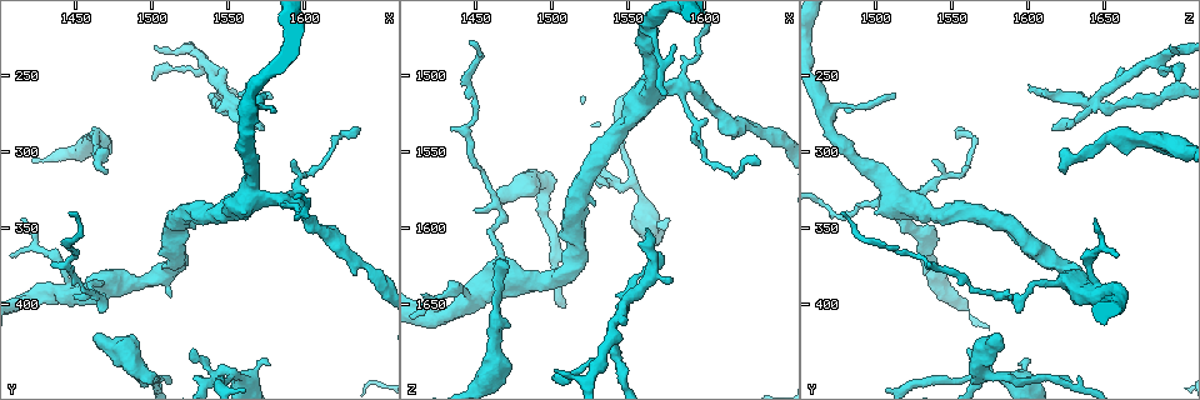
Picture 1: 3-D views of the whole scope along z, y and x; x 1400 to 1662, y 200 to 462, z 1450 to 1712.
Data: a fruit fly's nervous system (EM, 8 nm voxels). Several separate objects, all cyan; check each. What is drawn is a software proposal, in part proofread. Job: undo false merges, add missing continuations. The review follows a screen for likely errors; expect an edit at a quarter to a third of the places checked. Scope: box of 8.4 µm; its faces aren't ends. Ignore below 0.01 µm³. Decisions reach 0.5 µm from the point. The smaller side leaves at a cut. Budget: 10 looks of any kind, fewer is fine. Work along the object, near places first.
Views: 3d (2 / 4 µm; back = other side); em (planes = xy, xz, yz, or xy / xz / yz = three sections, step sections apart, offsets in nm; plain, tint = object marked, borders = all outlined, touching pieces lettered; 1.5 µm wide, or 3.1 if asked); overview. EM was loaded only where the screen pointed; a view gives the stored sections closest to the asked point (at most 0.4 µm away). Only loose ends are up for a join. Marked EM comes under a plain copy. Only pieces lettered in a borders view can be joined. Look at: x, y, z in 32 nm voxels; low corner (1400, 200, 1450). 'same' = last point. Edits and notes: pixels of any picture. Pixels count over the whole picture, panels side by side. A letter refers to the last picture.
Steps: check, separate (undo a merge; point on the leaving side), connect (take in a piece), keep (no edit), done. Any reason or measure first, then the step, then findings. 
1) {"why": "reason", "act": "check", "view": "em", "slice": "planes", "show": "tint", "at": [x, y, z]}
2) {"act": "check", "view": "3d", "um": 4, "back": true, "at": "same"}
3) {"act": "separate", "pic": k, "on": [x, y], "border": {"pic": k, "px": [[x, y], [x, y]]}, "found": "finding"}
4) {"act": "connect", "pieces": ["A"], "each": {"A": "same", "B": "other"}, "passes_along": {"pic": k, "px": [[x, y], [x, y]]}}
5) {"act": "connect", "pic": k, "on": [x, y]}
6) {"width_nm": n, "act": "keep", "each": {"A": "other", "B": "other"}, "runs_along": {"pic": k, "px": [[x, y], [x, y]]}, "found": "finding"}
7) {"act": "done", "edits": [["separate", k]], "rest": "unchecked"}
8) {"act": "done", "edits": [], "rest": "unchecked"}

{"why": "free end", "act": "check", "view": "em", "slice": "xz", "step": 4, "show": "borders", "at": [1462, 418, 1580]}

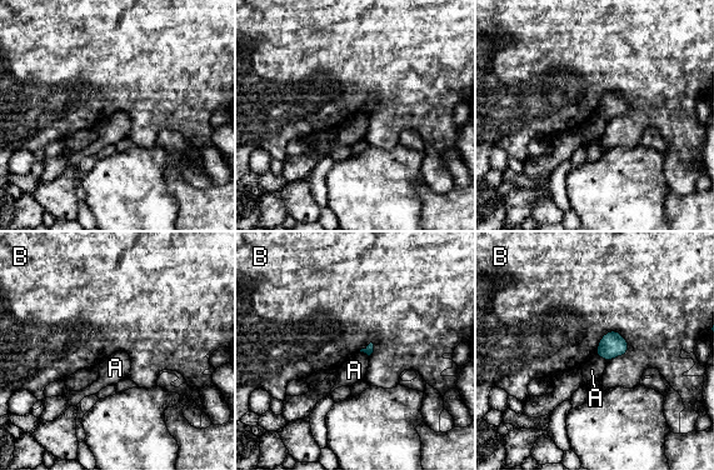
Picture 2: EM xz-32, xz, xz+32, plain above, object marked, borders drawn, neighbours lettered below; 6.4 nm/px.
{"longest_contact_nm": ["B", 240], "act": "keep", "each": {"A": "other", "B": "other"}, "border": {"pic": 2, "px": [[629, 343], [608, 331], [594, 354]]}, "found": "no lettered piece goes on from it"}

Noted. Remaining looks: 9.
{"why": "an open end", "act": "check", "view": "em", "slice": "yz", "step": 4, "show": "borders", "at": [1470, 312, 1620]}

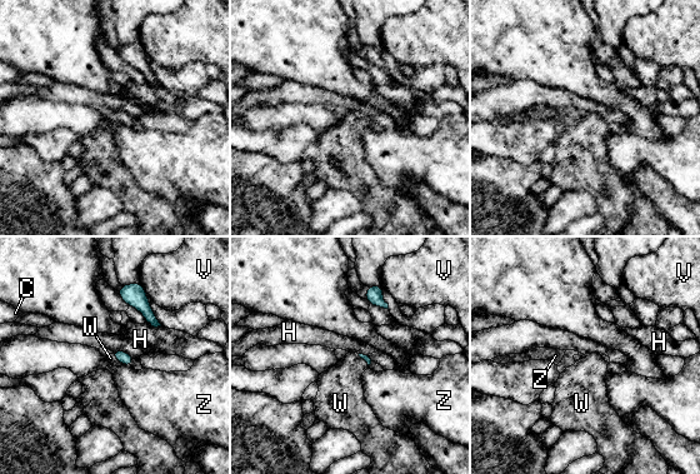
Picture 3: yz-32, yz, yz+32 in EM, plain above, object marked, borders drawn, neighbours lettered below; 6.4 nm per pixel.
{"act": "connect", "pic": 3, "on": [110, 358], "each": {"C": "other", "H": "other", "V": "other", "W": "same", "Z": "other"}, "passes_along": {"pic": 3, "px": [[124, 358], [116, 359], [110, 358]]}, "found": "it goes on there"}

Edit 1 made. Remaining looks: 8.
{"why": "thin end", "act": "check", "view": "em", "slice": "yz", "step": 4, "show": "borders", "at": [1596, 308, 1538]}

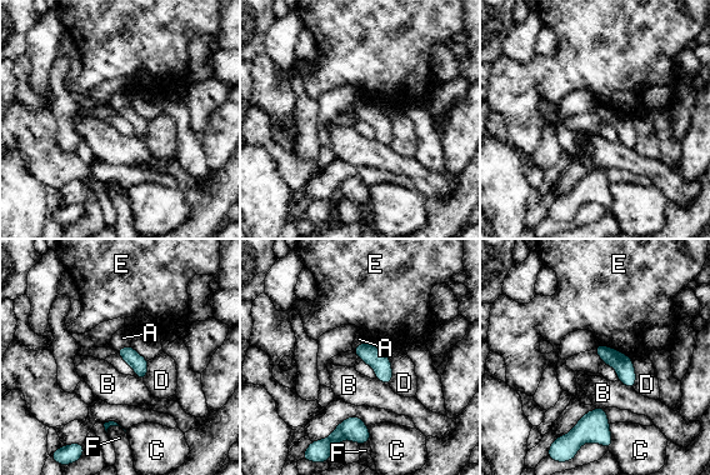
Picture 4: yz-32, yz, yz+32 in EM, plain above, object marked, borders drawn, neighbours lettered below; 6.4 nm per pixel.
{"width_nm": 100, "longest_contact_nm": ["E", 240], "act": "keep", "each": {"A": "other", "B": "other", "C": "other", "D": "other", "E": "other", "F": "other"}, "found": "none of them fits"}

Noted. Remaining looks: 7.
{"why": "four-way junction", "act": "check", "view": "em", "slice": "planes", "show": "borders", "at": [1550, 266, 1644]}

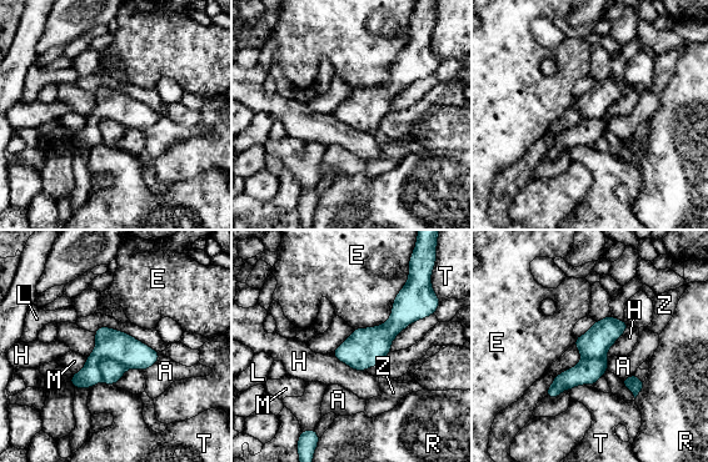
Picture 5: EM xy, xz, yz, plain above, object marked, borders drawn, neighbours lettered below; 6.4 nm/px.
{"act": "separate", "pic": 5, "on": [110, 371], "each": {"A": "other", "E": "other", "H": "other", "L": "other", "M": "other", "R": "other", "T": "other", "Z": "other"}, "part_leaving": {"pic": 5, "px": [[604, 361], [563, 381], [549, 393]]}, "found": "two neurons meet here"}

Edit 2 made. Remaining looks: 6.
{"act": "done", "edits": [["connect", 3], ["separate", 5]], "rest": "unchecked"}

